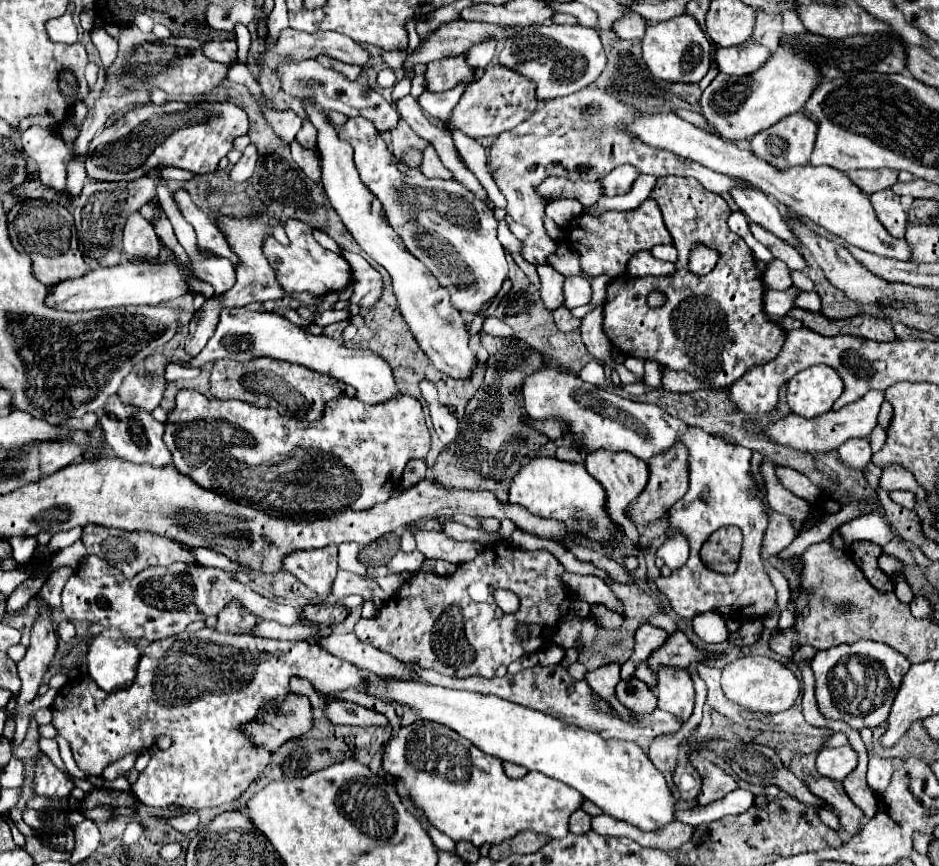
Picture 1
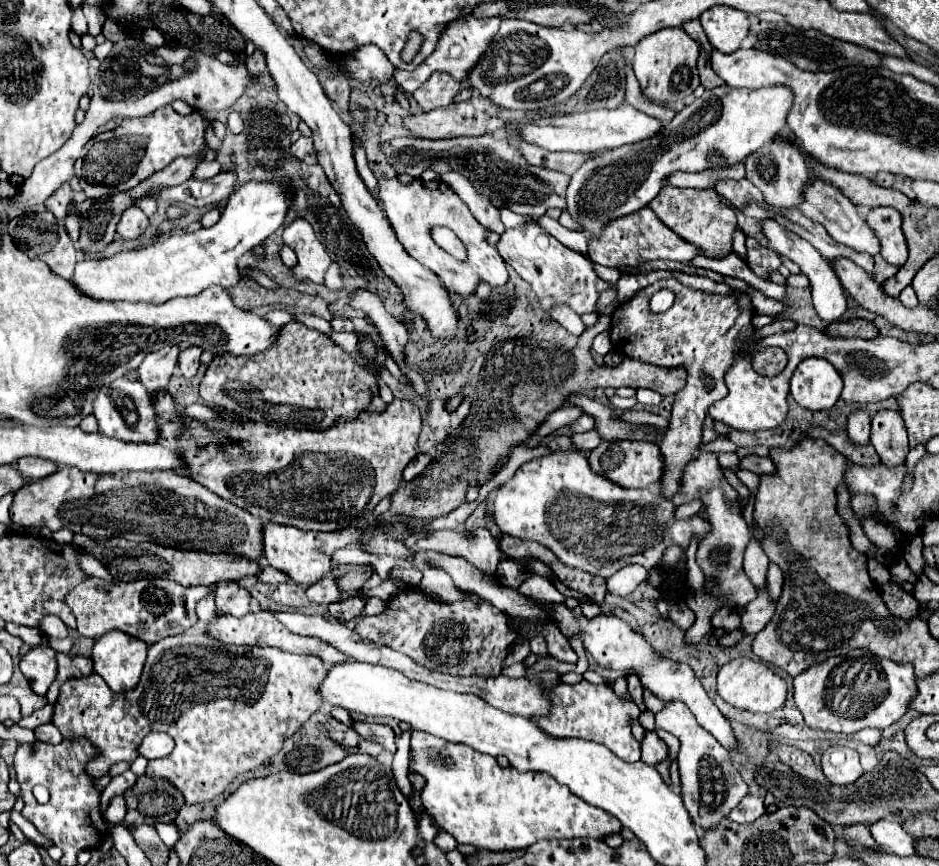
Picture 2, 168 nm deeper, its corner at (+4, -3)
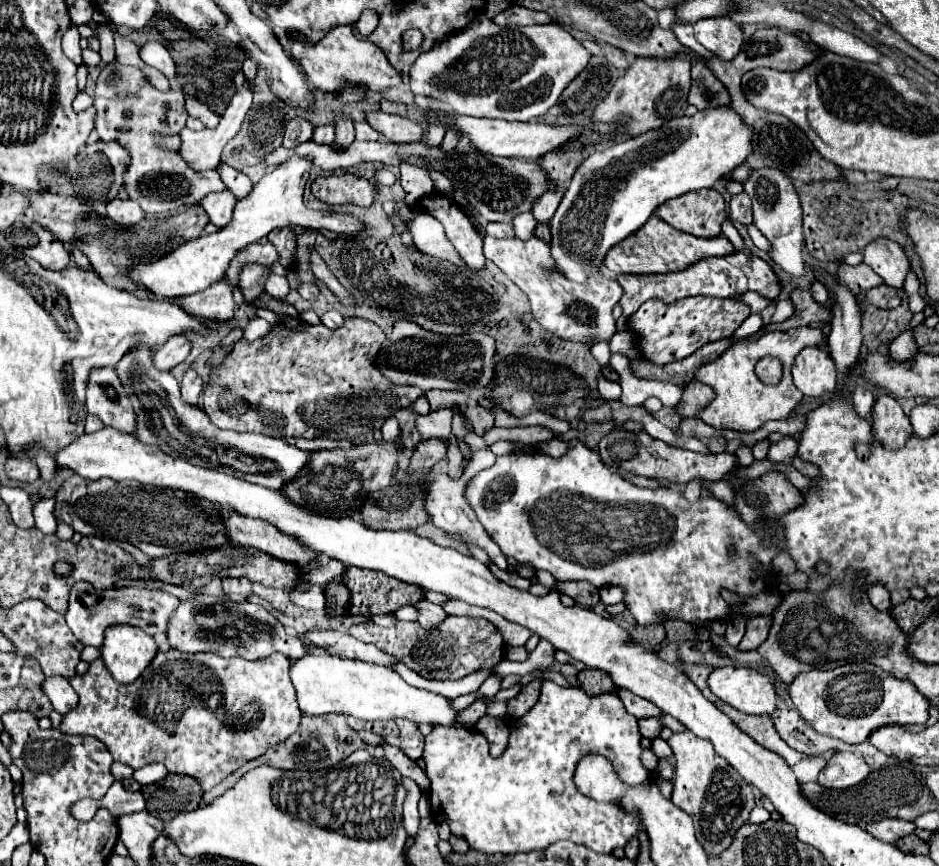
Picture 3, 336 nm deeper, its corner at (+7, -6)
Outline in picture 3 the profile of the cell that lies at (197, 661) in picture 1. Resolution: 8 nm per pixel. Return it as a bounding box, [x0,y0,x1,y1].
[60,651,300,791]

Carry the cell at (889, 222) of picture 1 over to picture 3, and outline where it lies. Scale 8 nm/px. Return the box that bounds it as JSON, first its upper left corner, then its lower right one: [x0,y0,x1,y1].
[864,239,910,289]

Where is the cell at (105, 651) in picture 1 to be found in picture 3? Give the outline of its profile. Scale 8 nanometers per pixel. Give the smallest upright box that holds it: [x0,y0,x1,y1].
[100,625,158,683]

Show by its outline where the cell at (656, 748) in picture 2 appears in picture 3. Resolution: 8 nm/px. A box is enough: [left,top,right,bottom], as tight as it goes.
[652,739,672,759]

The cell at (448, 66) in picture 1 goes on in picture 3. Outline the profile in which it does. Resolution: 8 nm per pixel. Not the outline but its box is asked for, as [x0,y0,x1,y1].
[426,123,444,147]

